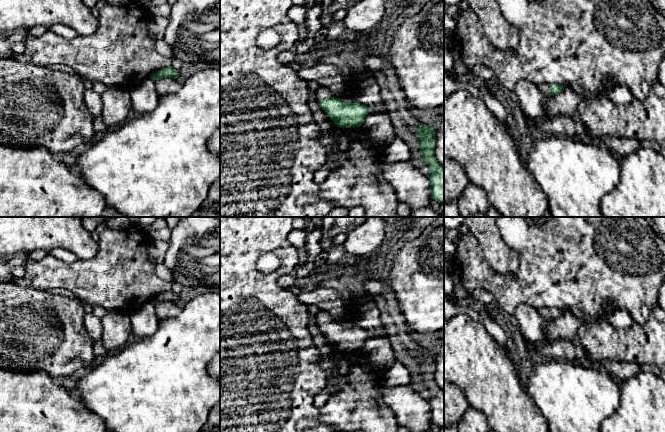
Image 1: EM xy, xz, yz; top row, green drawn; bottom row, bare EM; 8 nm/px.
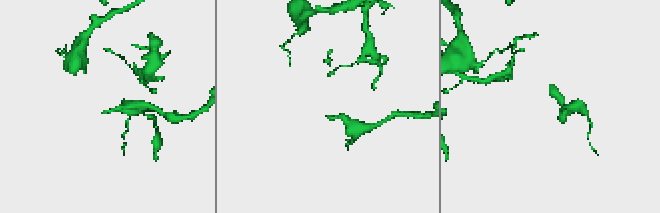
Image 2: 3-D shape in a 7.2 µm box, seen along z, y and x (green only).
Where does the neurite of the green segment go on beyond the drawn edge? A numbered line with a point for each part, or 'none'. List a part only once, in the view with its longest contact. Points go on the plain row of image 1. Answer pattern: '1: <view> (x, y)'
1: xz (322, 317)

